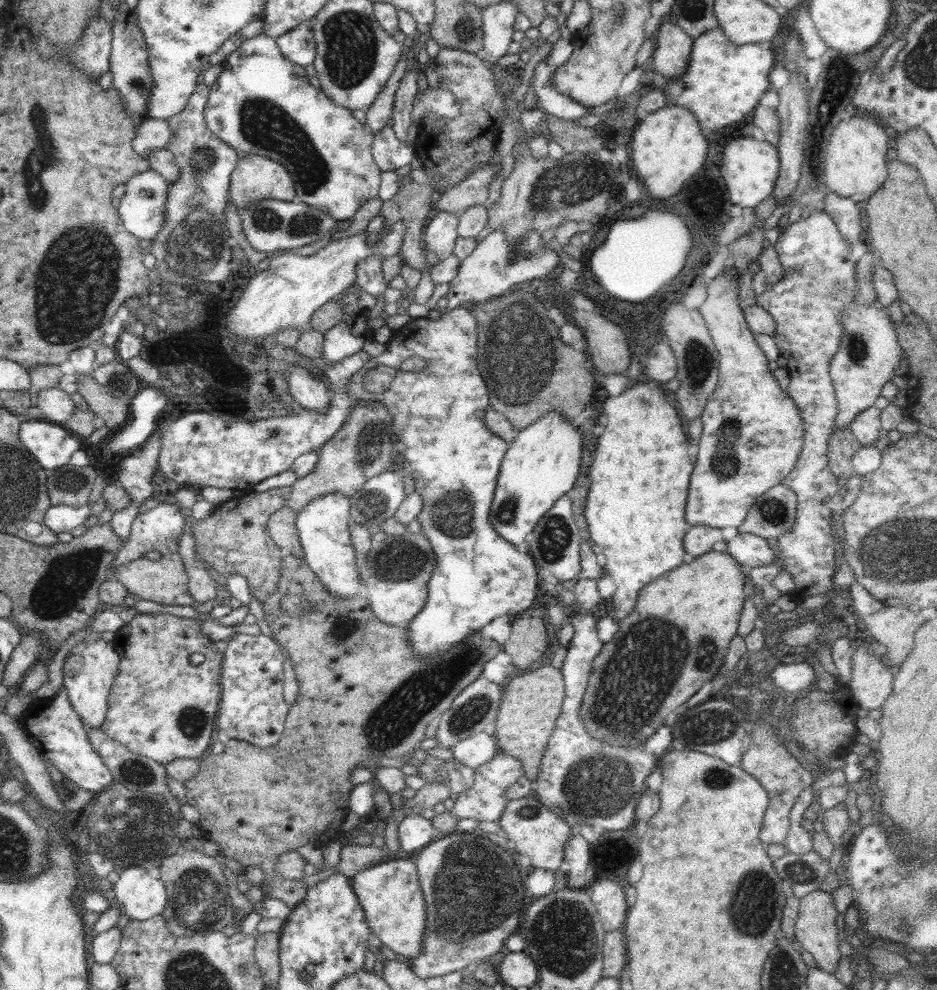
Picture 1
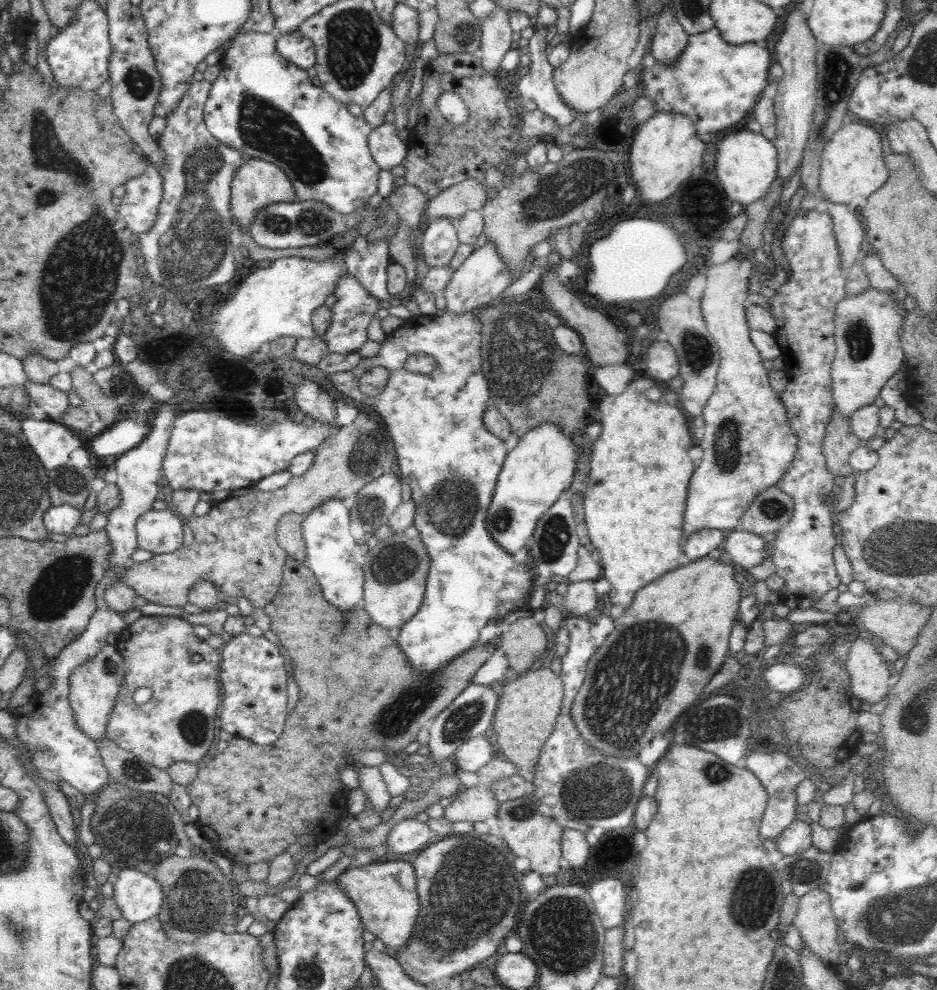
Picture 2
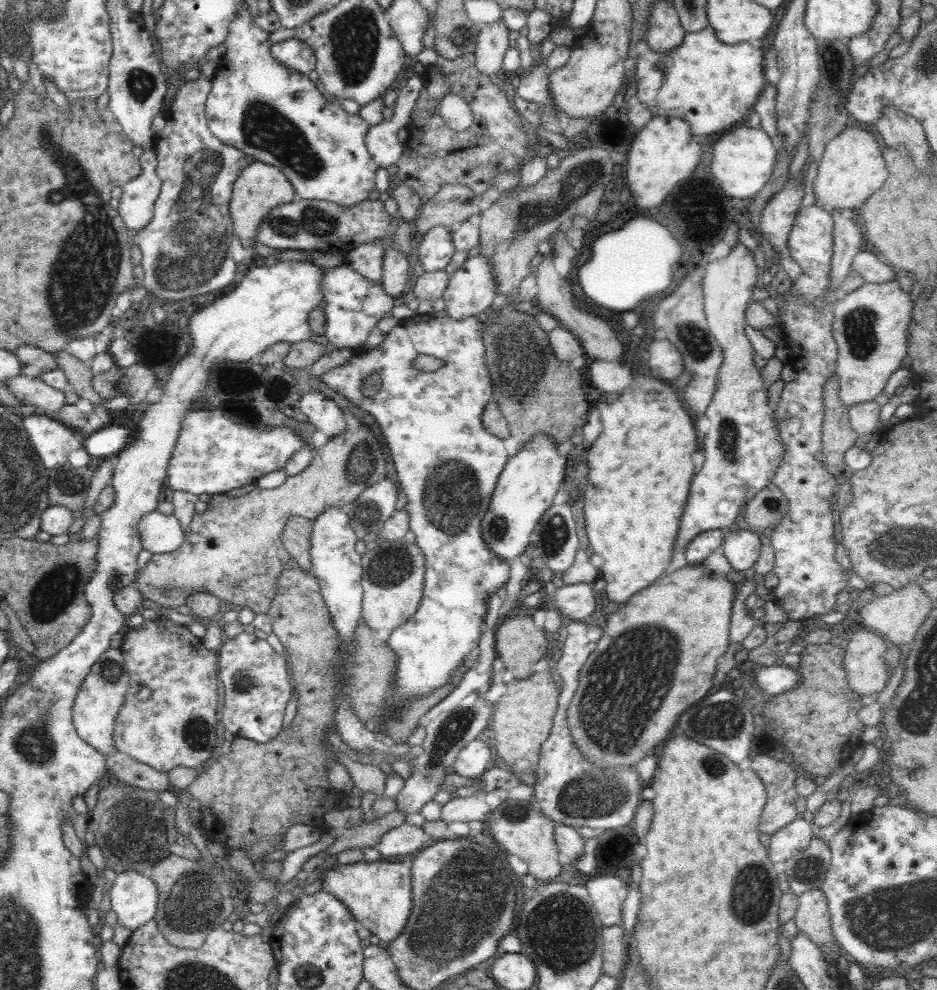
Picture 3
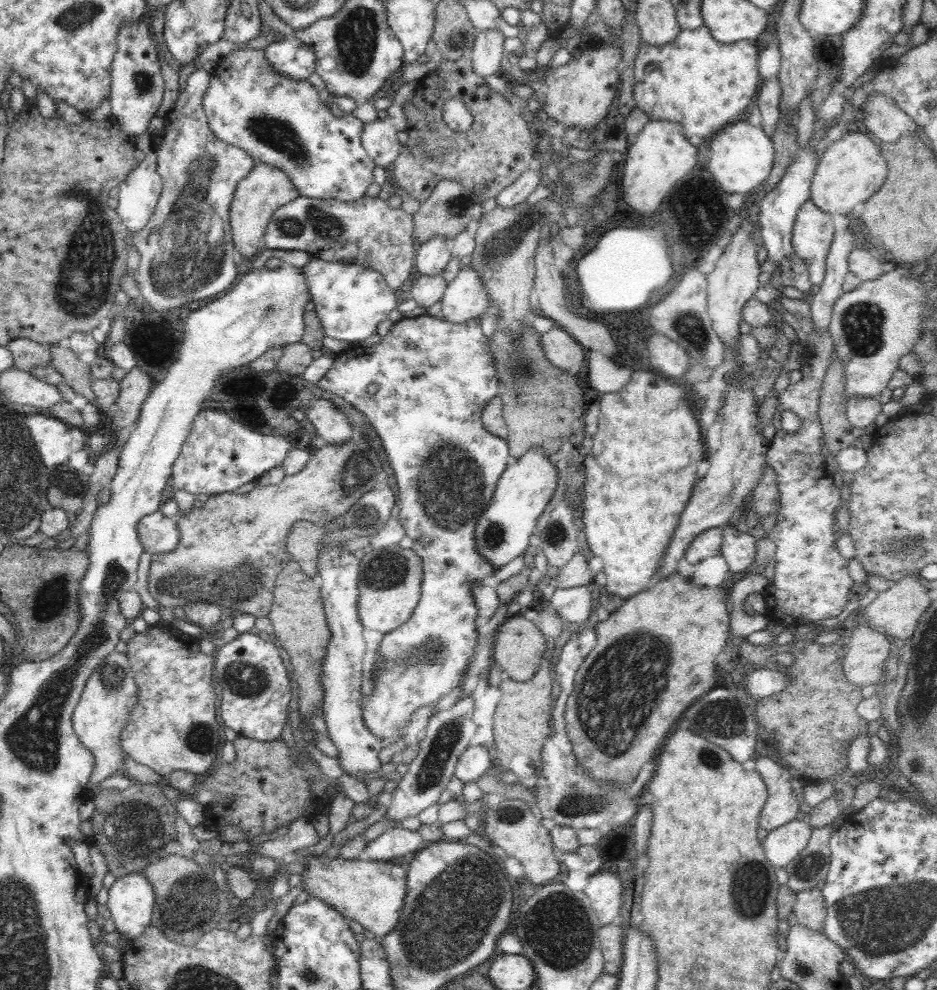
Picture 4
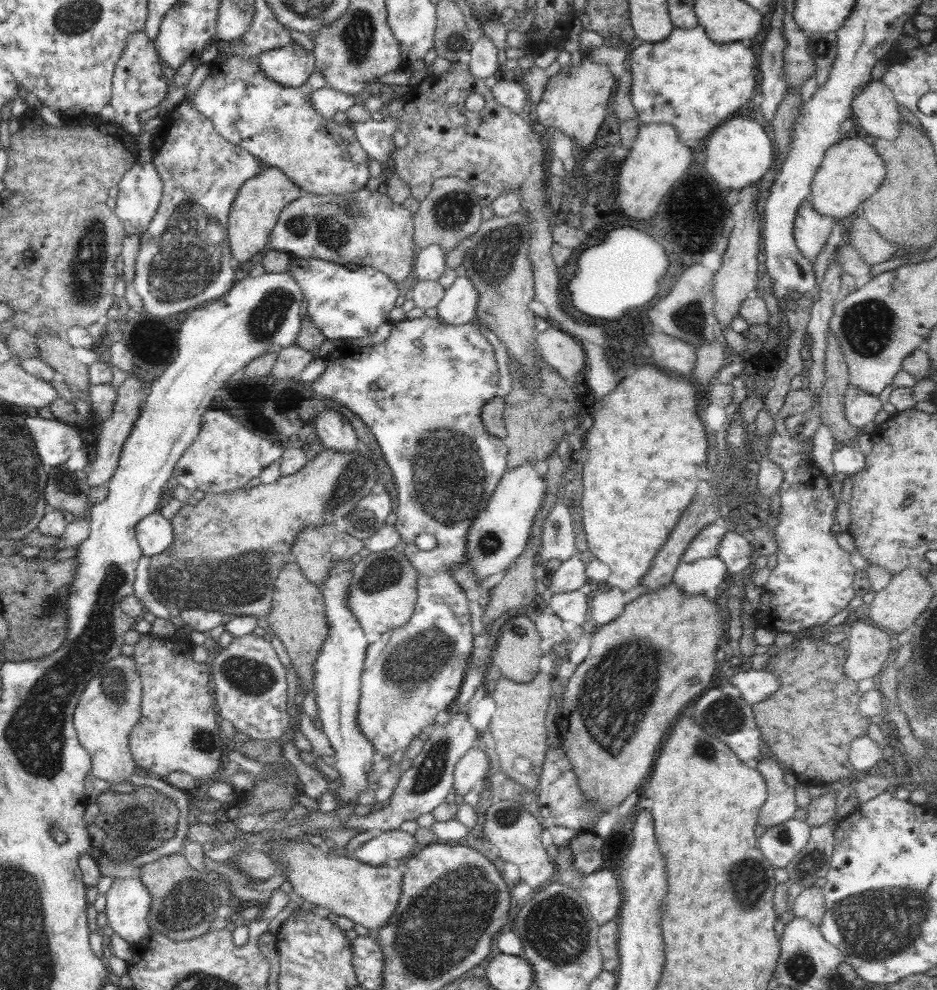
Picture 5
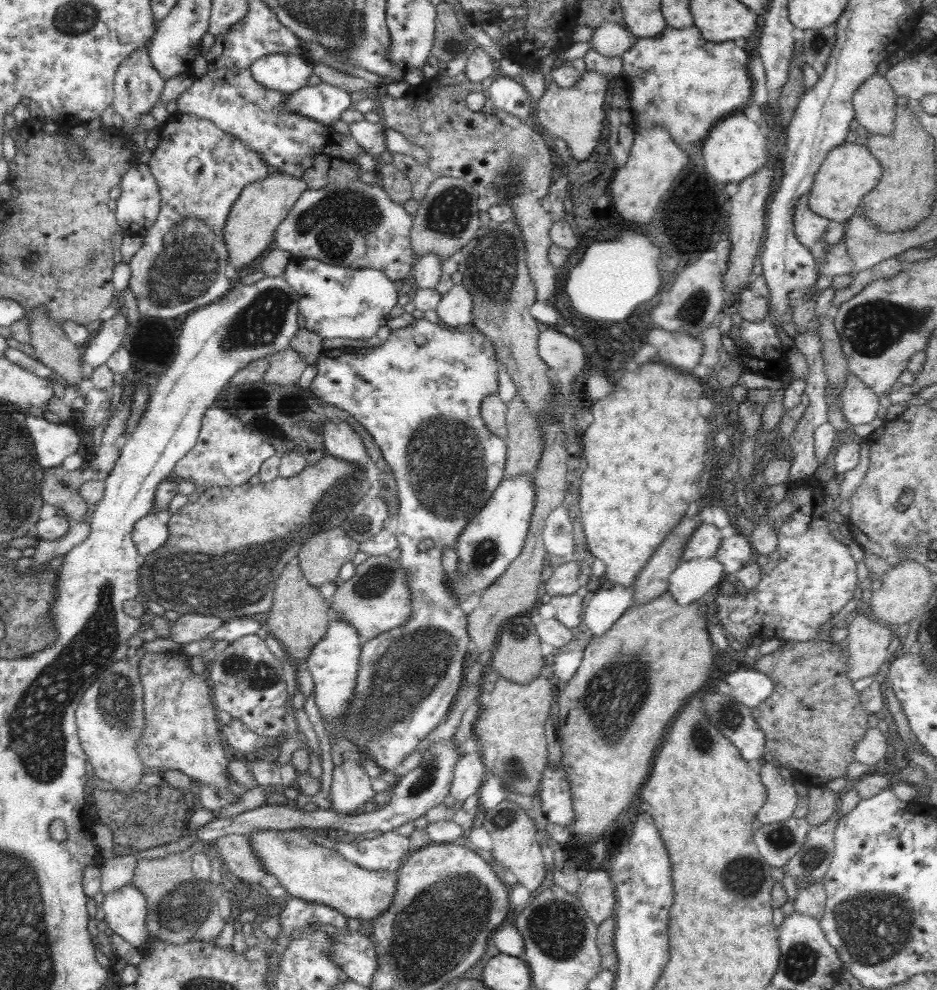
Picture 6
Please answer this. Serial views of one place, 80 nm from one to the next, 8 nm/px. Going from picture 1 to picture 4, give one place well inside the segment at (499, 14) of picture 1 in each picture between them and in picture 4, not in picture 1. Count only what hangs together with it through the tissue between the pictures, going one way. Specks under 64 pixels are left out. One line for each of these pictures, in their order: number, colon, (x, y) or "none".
2: (497, 35)
3: (492, 41)
4: (486, 56)

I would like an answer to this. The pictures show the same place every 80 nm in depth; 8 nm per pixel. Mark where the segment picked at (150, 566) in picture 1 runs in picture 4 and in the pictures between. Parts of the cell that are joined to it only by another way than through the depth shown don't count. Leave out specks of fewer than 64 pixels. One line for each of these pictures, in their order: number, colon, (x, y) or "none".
2: (235, 546)
3: (233, 550)
4: (230, 551)

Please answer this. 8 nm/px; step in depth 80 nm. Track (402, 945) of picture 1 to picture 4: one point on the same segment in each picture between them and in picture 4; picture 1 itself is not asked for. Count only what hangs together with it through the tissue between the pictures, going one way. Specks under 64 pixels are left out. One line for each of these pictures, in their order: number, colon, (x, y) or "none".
2: (385, 894)
3: (378, 894)
4: (372, 893)

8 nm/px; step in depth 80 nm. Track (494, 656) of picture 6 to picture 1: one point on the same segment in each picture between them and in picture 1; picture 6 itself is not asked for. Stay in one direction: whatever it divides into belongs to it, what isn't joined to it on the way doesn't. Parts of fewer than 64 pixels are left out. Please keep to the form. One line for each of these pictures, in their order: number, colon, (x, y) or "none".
1: (530, 636)
2: (525, 641)
3: (519, 643)
4: (519, 647)
5: (517, 653)

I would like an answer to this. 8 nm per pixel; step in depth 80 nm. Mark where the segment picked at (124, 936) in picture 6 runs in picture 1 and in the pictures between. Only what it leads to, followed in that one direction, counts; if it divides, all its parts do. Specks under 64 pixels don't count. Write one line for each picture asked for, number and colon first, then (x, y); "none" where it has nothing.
1: (140, 896)
2: (139, 897)
3: (134, 898)
4: (131, 899)
5: (128, 902)

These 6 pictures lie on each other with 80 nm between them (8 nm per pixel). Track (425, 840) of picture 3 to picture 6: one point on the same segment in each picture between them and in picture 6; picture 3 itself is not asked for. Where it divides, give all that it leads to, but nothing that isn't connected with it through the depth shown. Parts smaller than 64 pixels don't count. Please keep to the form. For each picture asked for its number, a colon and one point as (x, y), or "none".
4: (395, 842)
5: (391, 846)
6: (383, 852)

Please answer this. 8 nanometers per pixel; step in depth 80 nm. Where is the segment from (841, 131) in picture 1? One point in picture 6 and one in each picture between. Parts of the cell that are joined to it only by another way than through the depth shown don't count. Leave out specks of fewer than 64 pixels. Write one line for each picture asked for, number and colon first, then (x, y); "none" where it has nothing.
2: (852, 165)
3: (852, 168)
4: (852, 169)
5: (851, 171)
6: (849, 171)

